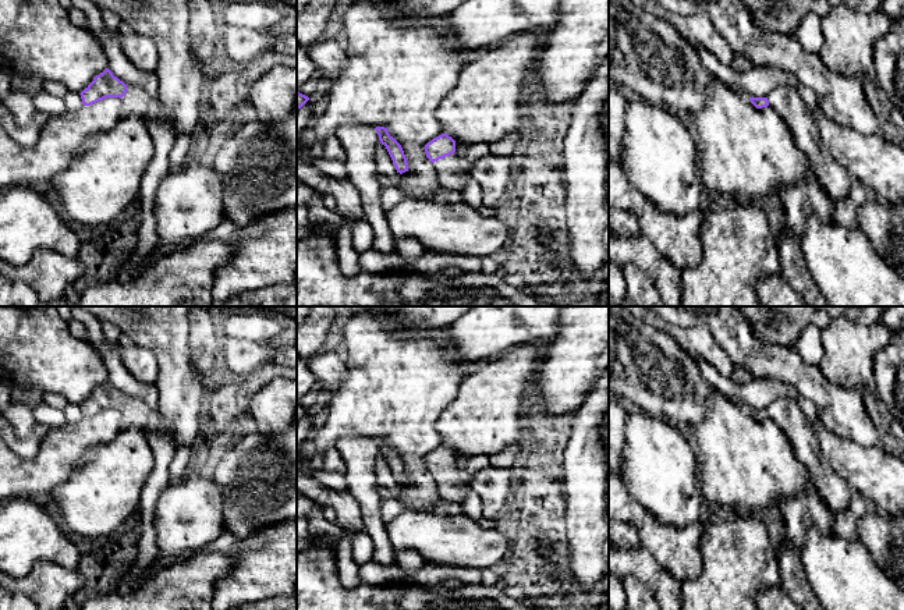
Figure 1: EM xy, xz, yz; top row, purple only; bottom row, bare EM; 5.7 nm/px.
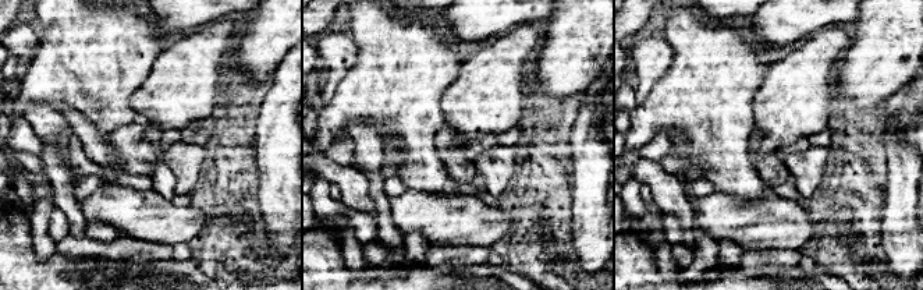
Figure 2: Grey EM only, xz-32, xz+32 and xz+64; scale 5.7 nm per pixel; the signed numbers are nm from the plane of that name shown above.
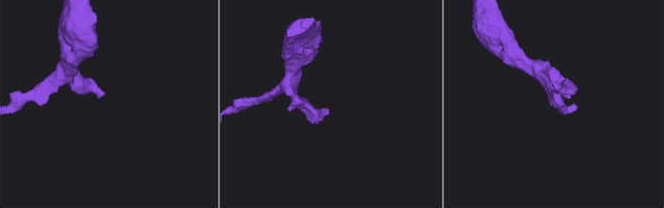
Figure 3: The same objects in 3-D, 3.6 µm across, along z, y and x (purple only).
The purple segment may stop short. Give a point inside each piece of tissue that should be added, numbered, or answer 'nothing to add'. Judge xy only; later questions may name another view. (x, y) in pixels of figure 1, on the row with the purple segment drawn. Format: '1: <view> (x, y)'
1: xy (135, 100)

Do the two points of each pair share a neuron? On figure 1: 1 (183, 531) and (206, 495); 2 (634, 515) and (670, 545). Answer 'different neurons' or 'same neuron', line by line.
1: same neuron
2: same neuron

